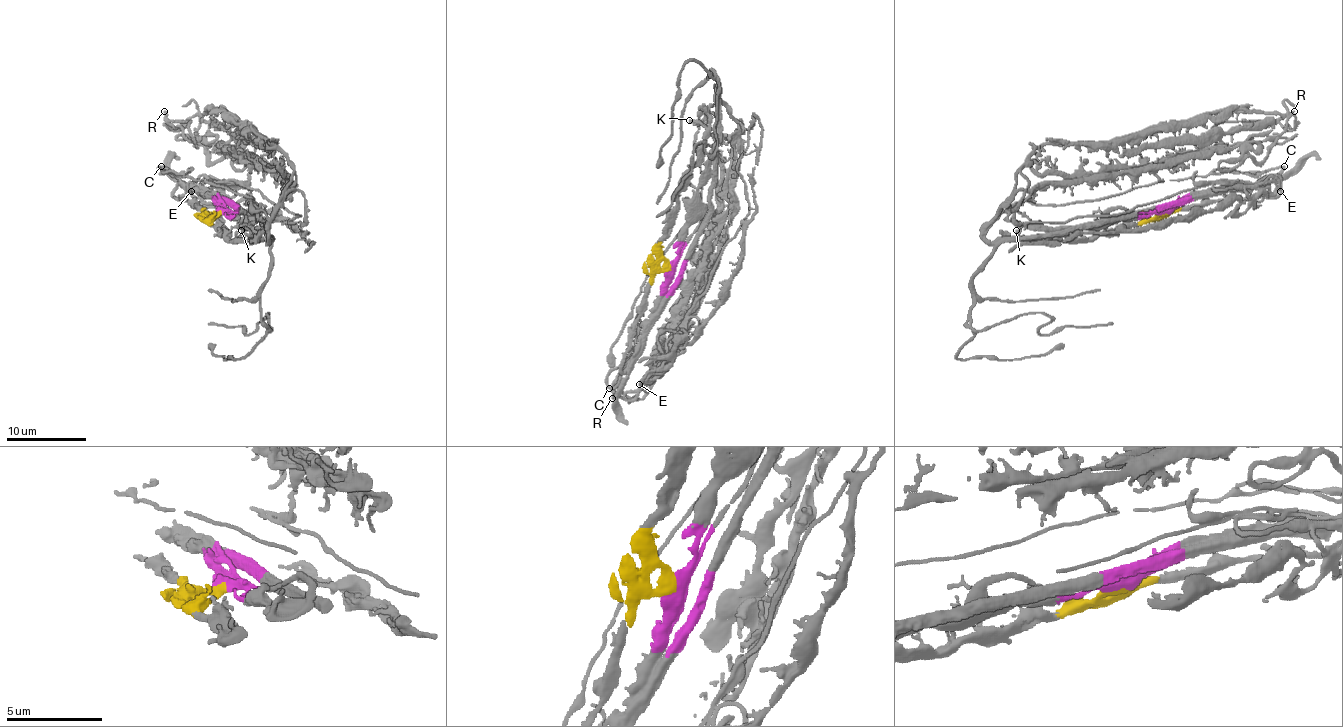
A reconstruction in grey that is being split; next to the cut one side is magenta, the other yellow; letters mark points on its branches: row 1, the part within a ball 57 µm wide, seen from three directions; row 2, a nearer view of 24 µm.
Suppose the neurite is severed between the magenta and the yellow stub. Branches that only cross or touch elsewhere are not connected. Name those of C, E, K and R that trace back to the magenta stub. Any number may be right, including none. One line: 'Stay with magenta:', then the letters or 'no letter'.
Stay with magenta: C, E, R

